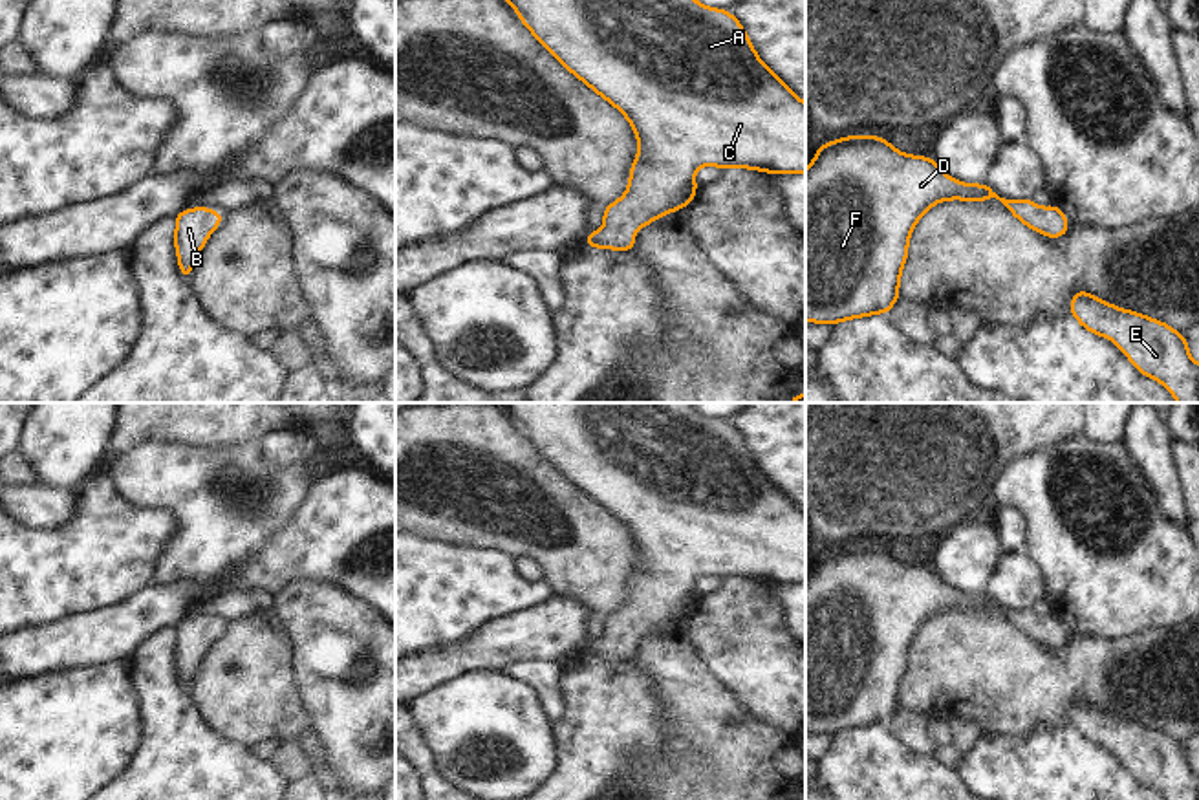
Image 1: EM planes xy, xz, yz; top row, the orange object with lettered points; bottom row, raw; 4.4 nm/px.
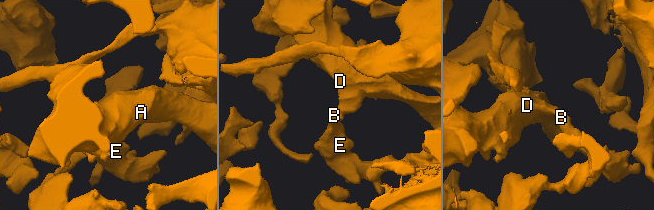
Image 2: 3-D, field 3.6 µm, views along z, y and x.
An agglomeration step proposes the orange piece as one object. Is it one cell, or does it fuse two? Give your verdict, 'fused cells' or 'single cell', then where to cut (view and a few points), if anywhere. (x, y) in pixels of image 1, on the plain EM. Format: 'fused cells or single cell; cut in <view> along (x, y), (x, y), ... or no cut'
single cell; no cut

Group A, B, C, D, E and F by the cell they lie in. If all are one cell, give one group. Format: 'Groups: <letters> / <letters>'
Groups: A B C D E F

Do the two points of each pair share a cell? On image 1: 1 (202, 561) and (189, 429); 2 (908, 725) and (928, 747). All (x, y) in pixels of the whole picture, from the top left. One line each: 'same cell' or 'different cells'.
1: different cells
2: same cell

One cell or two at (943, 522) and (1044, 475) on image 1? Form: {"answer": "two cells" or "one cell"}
{"answer": "two cells"}

